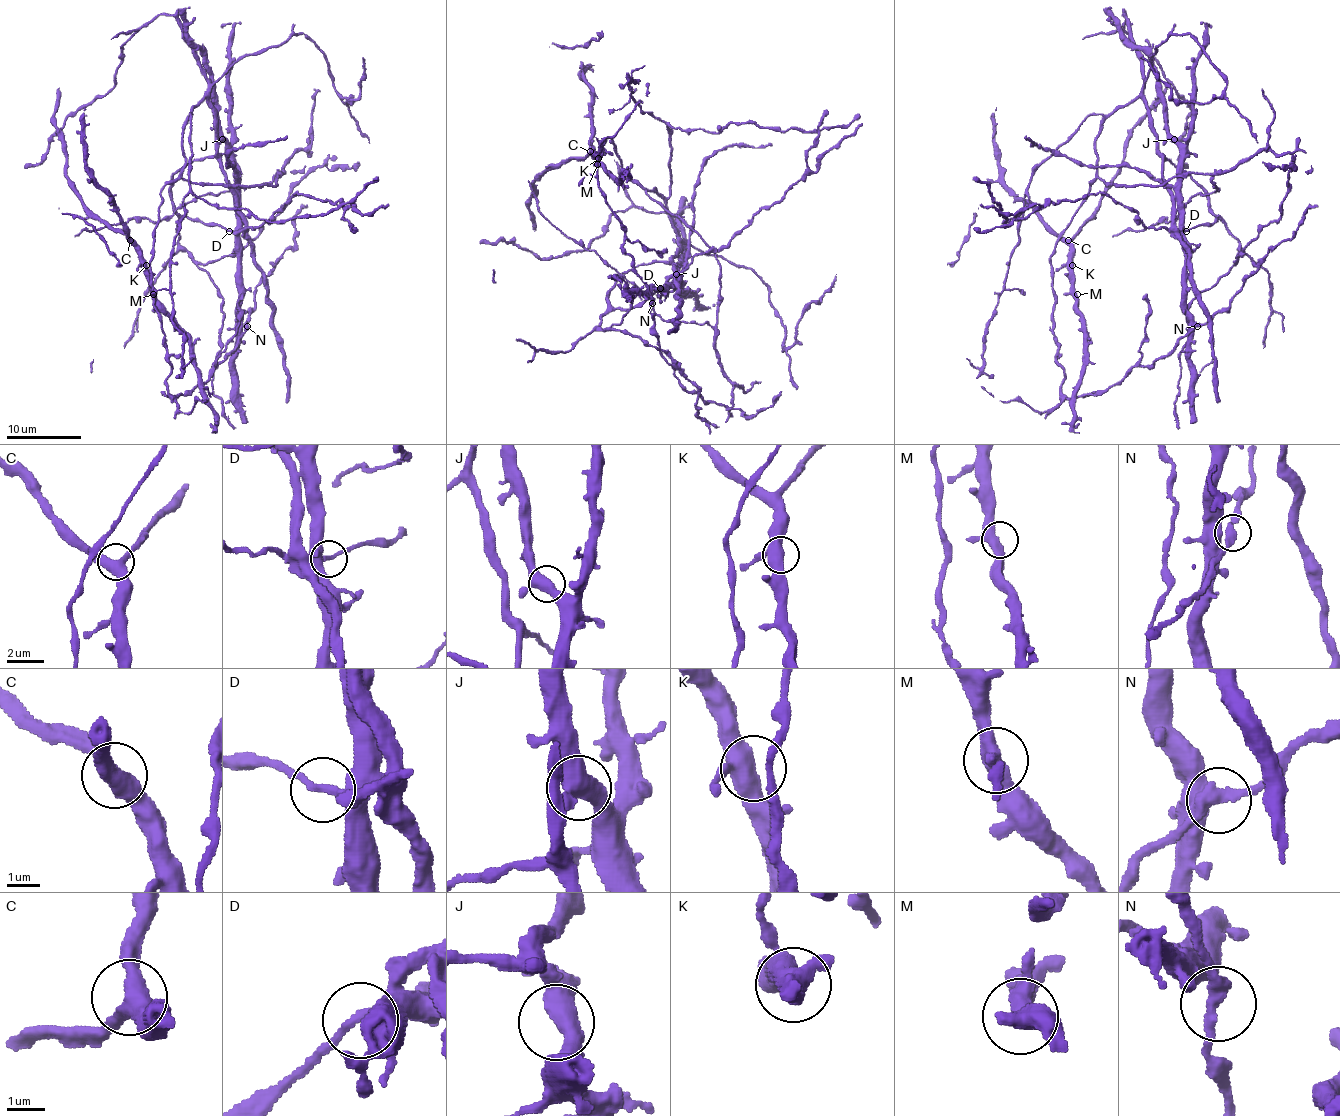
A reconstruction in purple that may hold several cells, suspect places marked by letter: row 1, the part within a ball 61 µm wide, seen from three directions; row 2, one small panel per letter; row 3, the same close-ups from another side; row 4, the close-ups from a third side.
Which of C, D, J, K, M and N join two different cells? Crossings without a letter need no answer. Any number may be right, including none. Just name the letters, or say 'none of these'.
none of these

